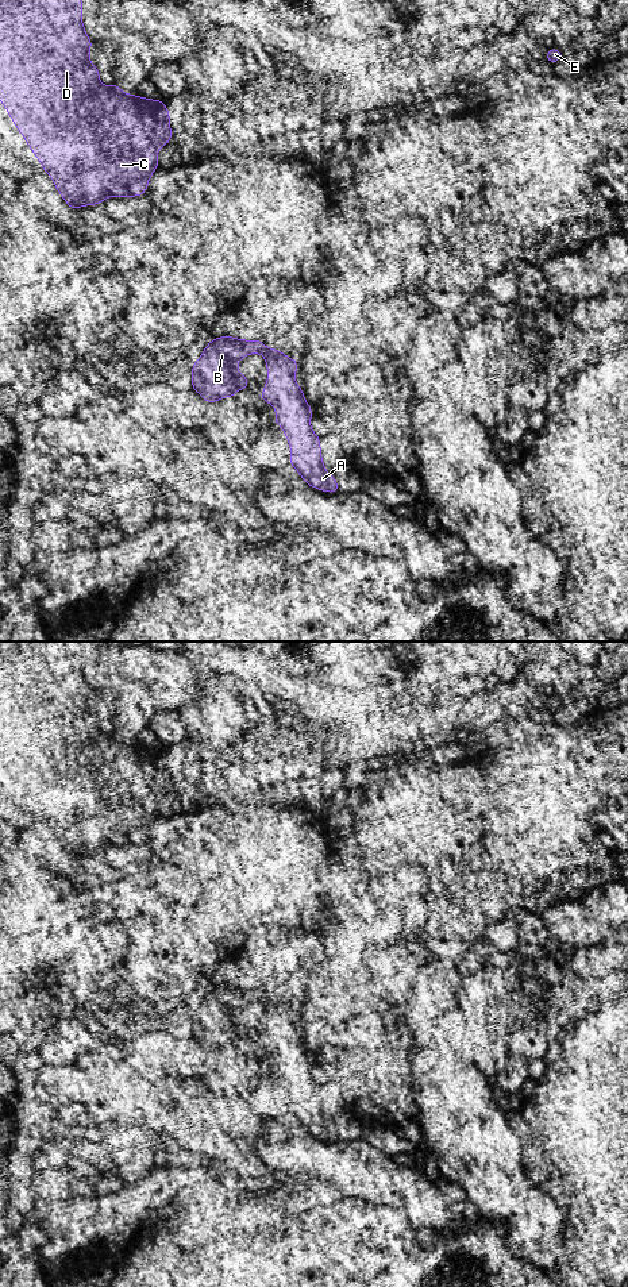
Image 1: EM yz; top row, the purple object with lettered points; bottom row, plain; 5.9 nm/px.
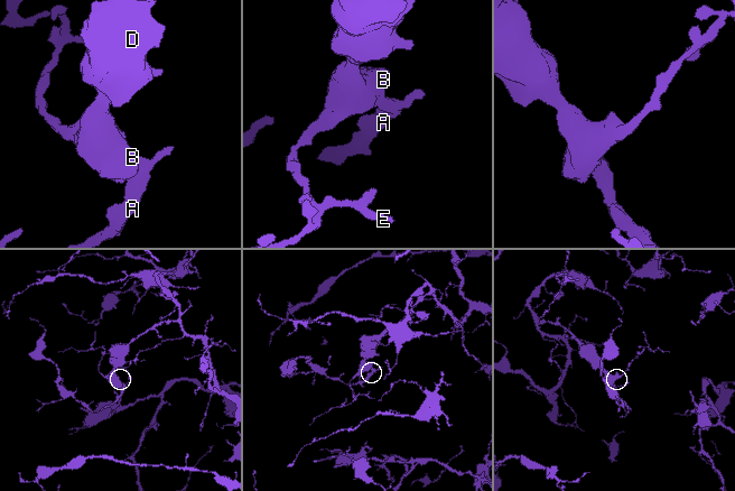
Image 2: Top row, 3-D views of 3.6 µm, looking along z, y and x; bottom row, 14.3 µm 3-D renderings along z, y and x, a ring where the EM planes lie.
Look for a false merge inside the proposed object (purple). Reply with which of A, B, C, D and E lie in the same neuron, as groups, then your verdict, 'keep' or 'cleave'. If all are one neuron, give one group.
A B C D E; keep

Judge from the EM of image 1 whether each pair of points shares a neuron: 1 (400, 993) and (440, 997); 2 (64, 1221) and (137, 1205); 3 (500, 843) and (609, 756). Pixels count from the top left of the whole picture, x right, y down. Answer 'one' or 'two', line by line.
1: two
2: one
3: one

